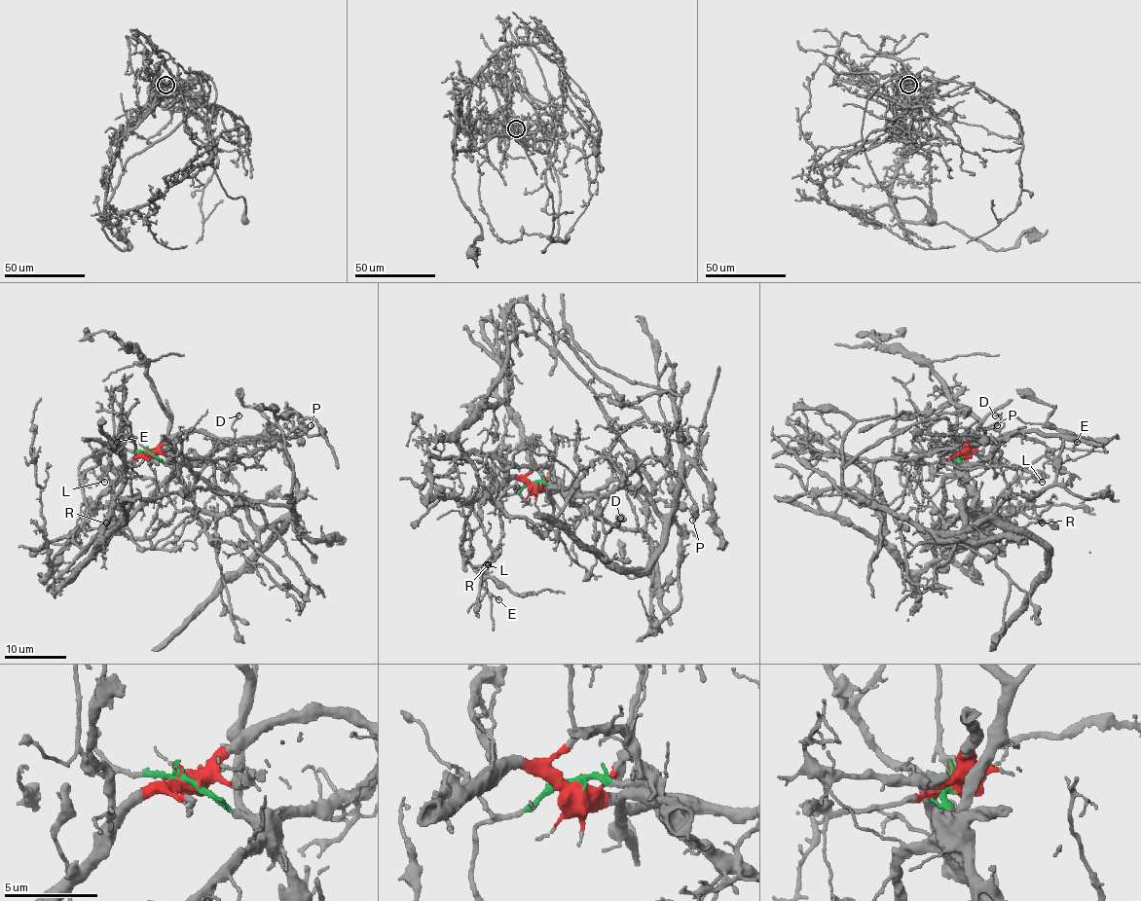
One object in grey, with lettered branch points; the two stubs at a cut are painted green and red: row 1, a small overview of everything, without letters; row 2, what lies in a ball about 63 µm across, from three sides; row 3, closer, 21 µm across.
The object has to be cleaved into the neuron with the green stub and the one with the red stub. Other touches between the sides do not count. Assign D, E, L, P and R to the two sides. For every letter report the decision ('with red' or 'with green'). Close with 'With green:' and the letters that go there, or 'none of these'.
D: with green
E: with green
L: with green
P: with red
R: with red
With green: D, E, L

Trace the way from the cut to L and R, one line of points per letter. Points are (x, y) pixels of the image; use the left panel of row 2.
L: (149, 453), (127, 450), (119, 442), (120, 435), (115, 437), (103, 448), (93, 472), (104, 482)
R: (149, 453), (138, 455), (91, 506), (101, 508), (109, 505), (114, 516), (106, 523)

